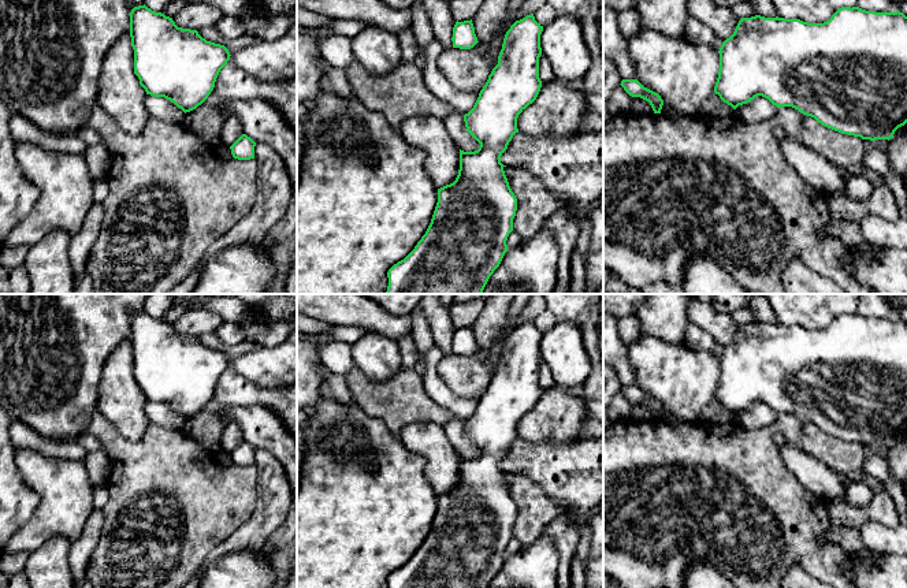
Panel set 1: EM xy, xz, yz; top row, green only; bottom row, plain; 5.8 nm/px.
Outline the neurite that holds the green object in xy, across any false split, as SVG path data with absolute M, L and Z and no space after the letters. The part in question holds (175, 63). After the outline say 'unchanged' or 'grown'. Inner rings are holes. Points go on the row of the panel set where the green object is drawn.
M145 4L130 12L134 74L146 94L164 97L185 113L201 105L230 60L224 45L182 29Z | unchanged

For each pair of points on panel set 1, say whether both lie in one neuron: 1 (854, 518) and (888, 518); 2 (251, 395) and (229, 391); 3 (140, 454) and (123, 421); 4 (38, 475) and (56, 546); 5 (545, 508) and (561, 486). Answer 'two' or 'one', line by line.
1: one
2: one
3: two
4: two
5: two

